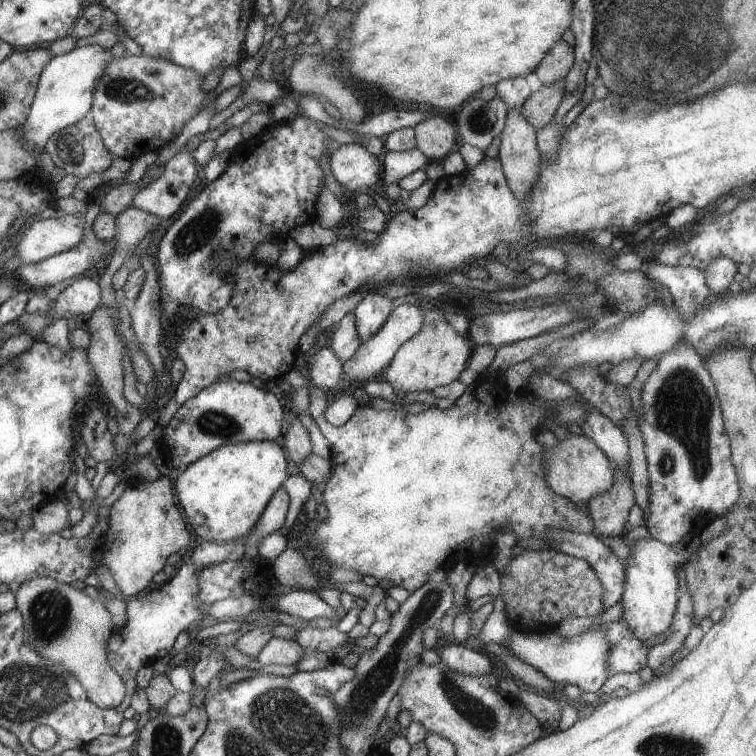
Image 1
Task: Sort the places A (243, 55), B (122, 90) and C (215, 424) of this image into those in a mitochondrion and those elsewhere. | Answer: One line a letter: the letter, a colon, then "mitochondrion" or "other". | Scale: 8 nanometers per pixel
A: other
B: mitochondrion
C: mitochondrion

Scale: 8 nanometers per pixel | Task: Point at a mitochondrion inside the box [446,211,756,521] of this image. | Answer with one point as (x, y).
(683, 410)

